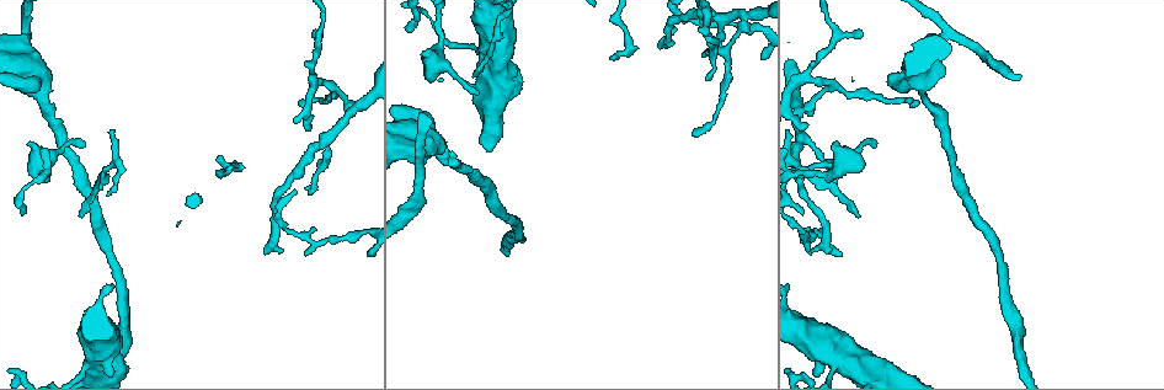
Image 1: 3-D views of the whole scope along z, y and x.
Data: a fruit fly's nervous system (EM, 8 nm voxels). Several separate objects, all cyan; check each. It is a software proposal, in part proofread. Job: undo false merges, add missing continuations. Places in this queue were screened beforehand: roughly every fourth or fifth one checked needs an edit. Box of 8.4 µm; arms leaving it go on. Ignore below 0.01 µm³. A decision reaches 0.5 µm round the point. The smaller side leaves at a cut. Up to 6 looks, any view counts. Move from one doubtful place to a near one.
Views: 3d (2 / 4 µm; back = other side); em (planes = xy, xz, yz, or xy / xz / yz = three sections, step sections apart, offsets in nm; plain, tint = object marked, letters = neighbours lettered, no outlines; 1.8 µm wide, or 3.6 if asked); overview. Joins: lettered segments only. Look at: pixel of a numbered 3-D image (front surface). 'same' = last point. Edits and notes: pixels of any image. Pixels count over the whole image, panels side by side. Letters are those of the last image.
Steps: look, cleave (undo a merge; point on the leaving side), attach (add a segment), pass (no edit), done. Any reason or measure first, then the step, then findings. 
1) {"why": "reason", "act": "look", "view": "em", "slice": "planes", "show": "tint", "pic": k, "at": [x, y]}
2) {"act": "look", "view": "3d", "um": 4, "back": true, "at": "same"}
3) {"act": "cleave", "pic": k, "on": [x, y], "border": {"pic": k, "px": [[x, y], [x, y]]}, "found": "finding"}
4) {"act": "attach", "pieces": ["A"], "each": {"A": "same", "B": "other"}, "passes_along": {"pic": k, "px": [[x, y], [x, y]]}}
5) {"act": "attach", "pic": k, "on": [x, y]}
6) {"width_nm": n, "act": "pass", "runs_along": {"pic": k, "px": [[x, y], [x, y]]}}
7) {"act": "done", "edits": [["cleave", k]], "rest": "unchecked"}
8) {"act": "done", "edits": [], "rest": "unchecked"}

{"why": "sharp bend", "act": "look", "view": "3d", "um": 2, "pic": 1, "at": [419, 160]}

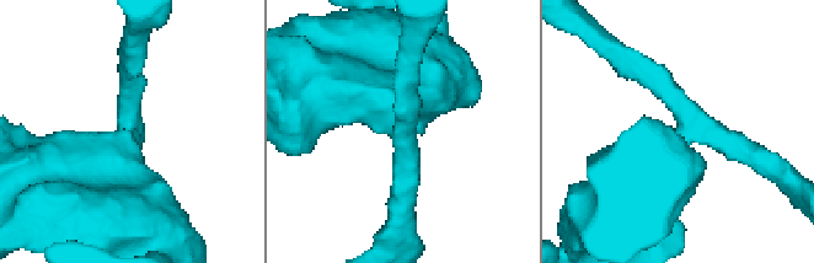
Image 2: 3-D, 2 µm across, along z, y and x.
{"arms": 3, "arm_widths_nm": [180, 200, 550], "act": "look", "view": "em", "slice": "planes", "show": "tint", "pic": 2, "at": [122, 133]}

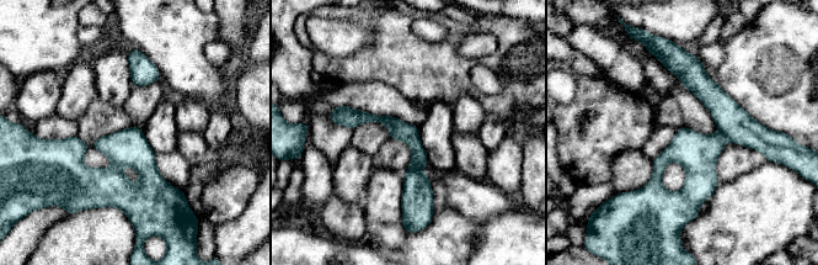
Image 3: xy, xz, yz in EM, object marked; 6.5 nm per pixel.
{"why": "what lies round it", "act": "look", "view": "em", "slice": "planes", "show": "letters", "at": "same"}

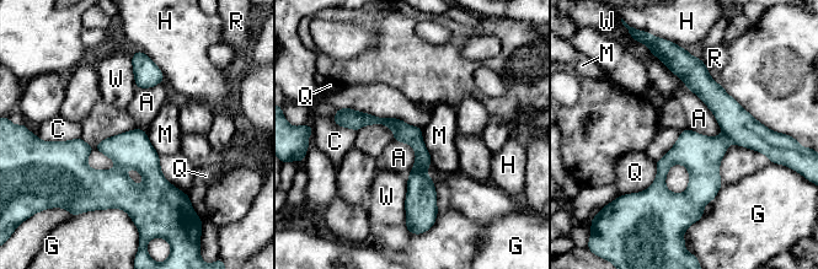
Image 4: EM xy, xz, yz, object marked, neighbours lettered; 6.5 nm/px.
{"act": "cleave", "pic": 4, "on": [421, 208], "each": {"A": "other", "C": "other", "G": "other", "H": "other", "M": "other", "Q": "other", "R": "other", "W": "other"}, "border": {"pic": 4, "px": [[412, 170], [426, 172]]}, "found": "two neurons meet here"}

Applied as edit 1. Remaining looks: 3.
{"why": "see it whole again", "act": "look", "view": "overview"}

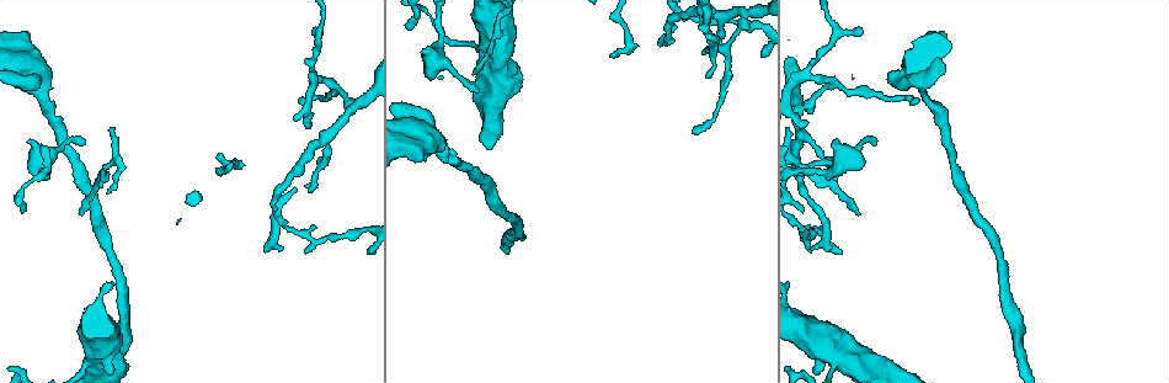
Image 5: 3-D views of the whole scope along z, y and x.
{"why": "branch stops here", "act": "look", "view": "3d", "um": 2, "pic": 5, "at": [477, 92]}

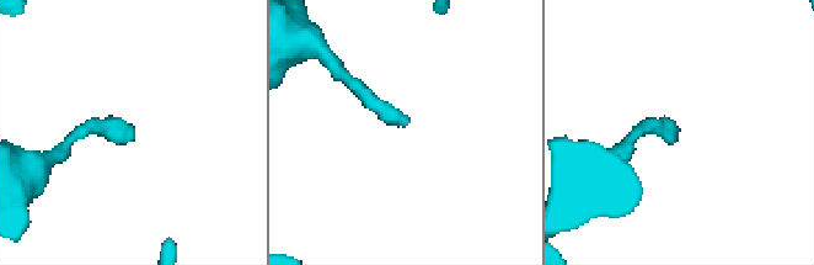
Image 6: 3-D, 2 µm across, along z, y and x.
{"why": "shape alone is not enough", "act": "look", "view": "em", "slice": "xy", "step": 4, "show": "letters", "pic": 6, "at": [405, 123]}

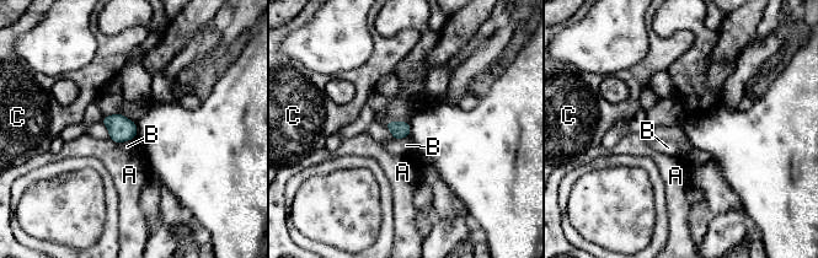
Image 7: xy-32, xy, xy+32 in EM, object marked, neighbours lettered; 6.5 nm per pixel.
{"width_nm": 110, "act": "pass", "each": {"A": "other", "B": "other", "C": "other"}, "border": {"pic": 7, "px": [[135, 138], [117, 144]]}, "found": "none of them fits"}

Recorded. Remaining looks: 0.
{"act": "done", "edits": [["cleave", 4]], "rest": "unchecked"}

